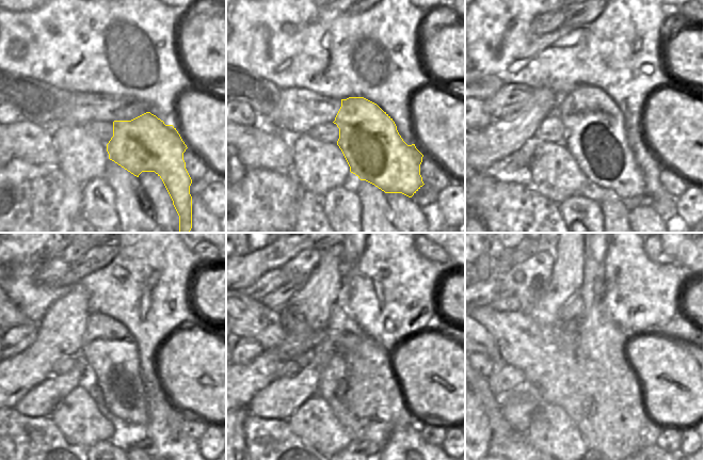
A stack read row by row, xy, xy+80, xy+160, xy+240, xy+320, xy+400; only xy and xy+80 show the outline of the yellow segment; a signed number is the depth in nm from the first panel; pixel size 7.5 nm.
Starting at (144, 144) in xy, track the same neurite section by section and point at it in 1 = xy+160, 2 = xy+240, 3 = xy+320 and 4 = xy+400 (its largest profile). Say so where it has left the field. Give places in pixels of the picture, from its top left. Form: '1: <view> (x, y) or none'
1: xy+160 (595, 136)
2: xy+240 (110, 351)
3: xy+320 (342, 327)
4: xy+400 (574, 306)

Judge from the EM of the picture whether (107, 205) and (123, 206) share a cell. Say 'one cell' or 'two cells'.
two cells

